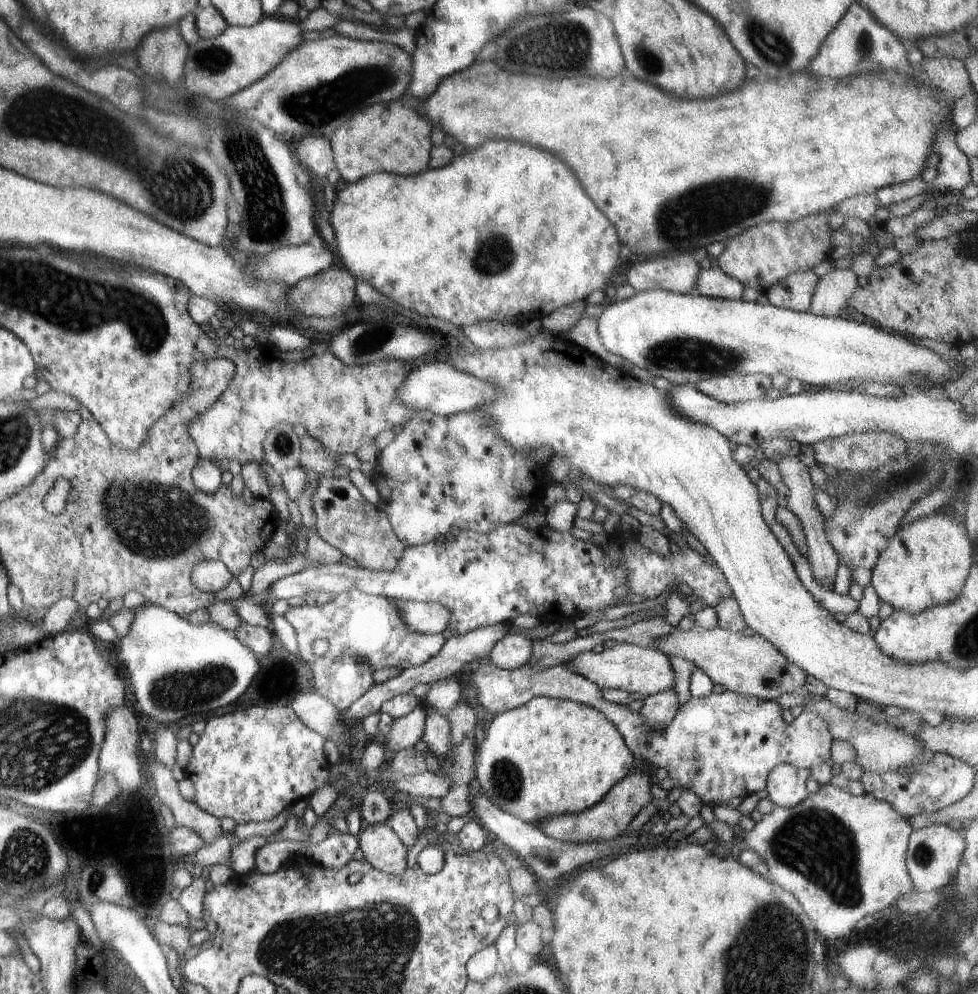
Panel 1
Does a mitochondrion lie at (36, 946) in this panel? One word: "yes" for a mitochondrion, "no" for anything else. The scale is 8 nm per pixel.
no

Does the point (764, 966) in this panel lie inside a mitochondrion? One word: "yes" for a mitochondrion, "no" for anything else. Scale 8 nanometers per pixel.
yes

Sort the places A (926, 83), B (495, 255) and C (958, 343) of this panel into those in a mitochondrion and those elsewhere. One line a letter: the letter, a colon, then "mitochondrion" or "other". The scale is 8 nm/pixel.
A: other
B: mitochondrion
C: other

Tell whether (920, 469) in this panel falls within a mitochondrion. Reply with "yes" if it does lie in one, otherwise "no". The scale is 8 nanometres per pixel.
yes

